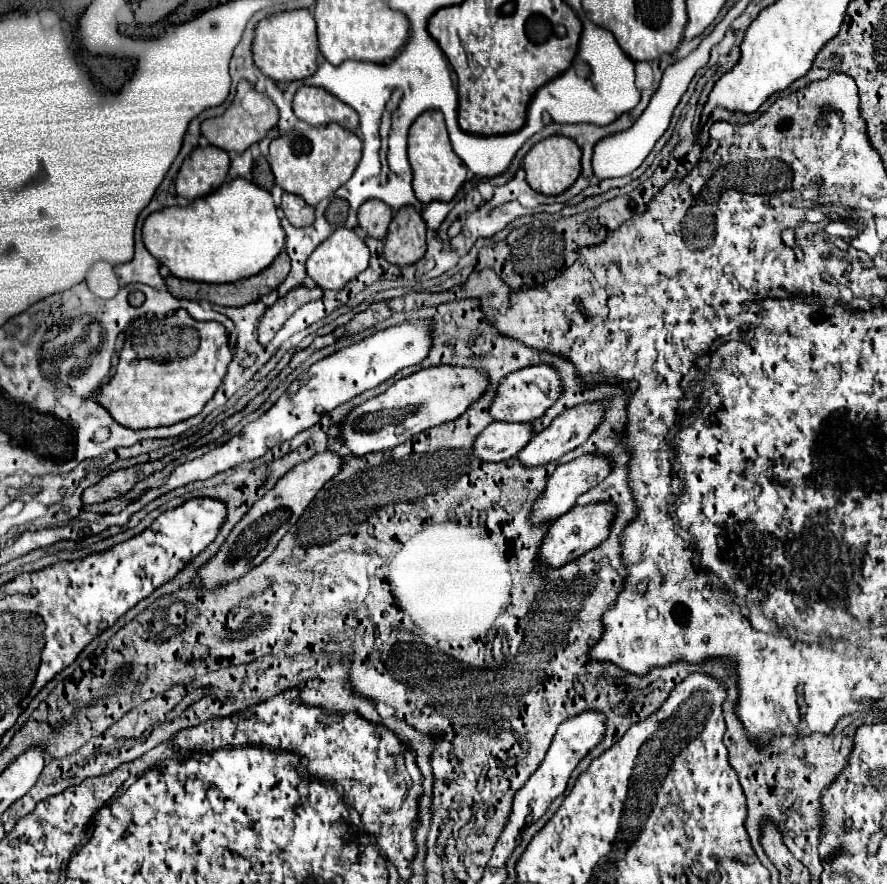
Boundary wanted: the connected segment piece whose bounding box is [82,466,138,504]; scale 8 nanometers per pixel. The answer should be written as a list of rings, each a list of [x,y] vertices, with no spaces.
[[[126,468],[126,470],[116,470],[102,478],[98,484],[90,486],[82,494],[84,504],[98,504],[106,502],[118,496],[124,496],[134,484],[138,482],[138,468]]]

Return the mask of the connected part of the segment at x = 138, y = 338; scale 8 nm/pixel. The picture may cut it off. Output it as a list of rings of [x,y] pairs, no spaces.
[[[178,310],[174,316],[162,322],[146,322],[132,330],[130,338],[126,340],[120,352],[120,364],[116,368],[116,374],[96,396],[96,402],[104,406],[120,426],[132,430],[170,426],[202,412],[204,404],[214,396],[214,392],[222,384],[230,360],[232,348],[228,346],[228,334],[222,324],[198,322],[190,318],[186,310]]]

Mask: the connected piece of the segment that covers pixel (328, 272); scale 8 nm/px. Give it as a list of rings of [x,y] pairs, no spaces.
[[[338,228],[328,240],[324,240],[308,258],[306,272],[322,290],[342,290],[354,276],[364,272],[370,262],[370,250],[364,240],[350,228]]]

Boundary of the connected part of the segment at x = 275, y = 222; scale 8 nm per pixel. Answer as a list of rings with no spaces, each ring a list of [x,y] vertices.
[[[244,178],[224,182],[210,196],[194,200],[192,204],[188,204],[184,208],[172,206],[172,208],[164,208],[164,210],[150,214],[144,222],[142,238],[144,238],[148,252],[160,264],[168,266],[176,278],[208,282],[208,284],[236,282],[236,280],[244,280],[244,278],[250,278],[250,276],[262,272],[284,250],[284,244],[286,244],[286,236],[280,226],[278,208],[274,206],[272,194]]]

